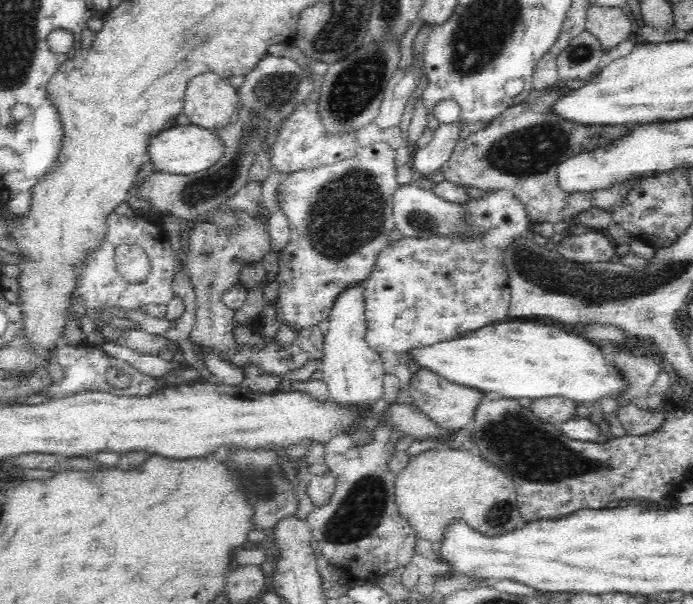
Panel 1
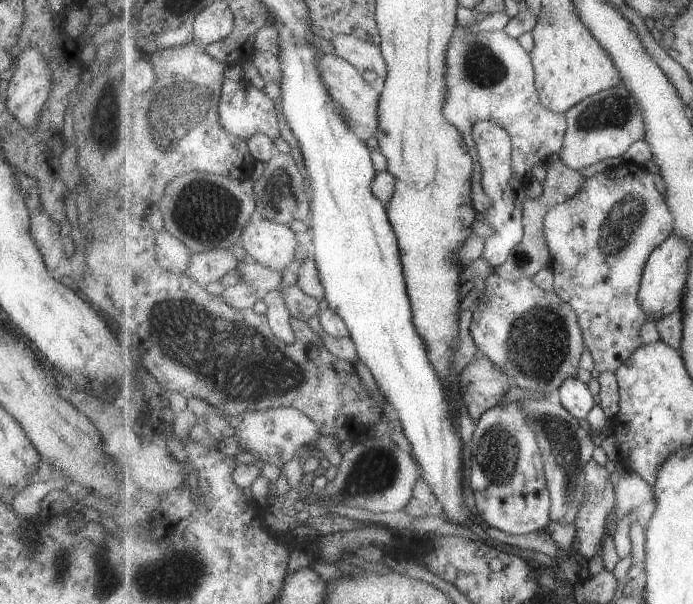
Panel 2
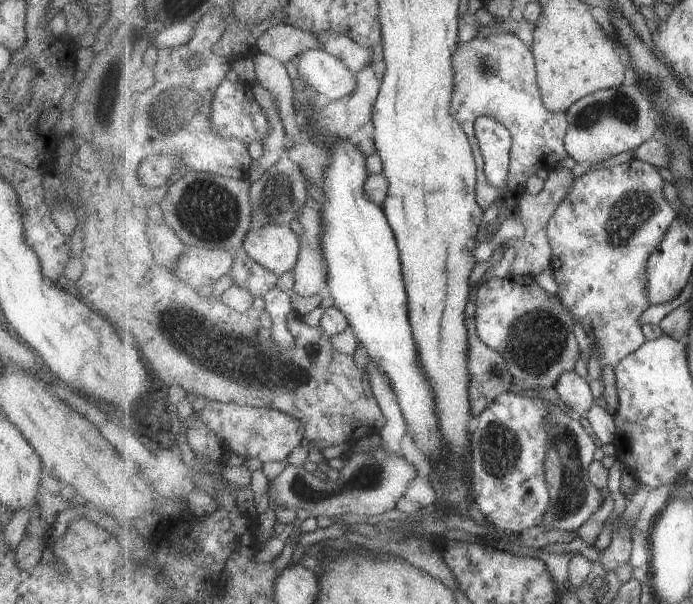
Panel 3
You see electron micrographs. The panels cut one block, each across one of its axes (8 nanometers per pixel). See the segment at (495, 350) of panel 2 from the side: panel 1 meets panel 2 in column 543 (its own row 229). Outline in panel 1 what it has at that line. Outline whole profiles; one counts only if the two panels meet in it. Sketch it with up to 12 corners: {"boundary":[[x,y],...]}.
{"boundary":[[396,150],[293,172],[279,324],[326,323],[397,228]]}

